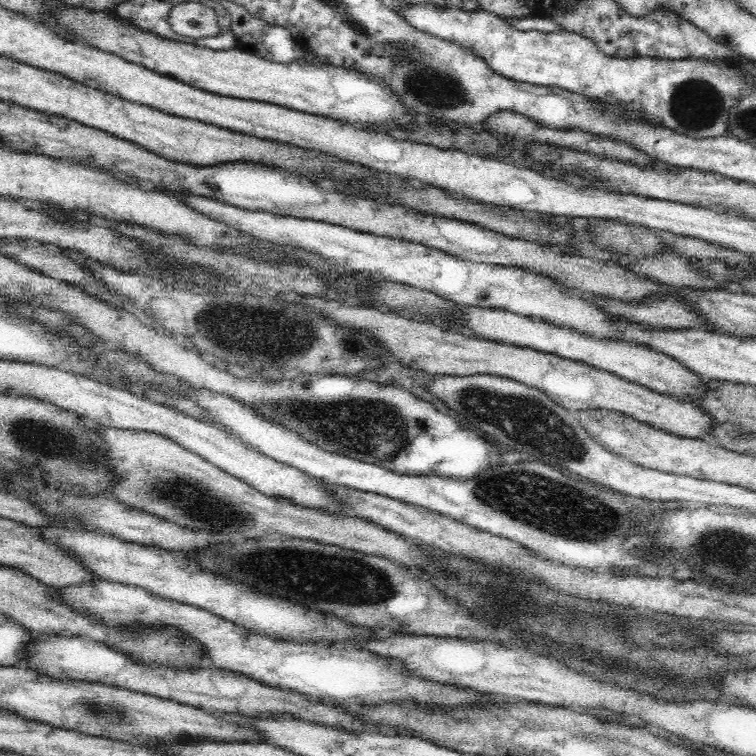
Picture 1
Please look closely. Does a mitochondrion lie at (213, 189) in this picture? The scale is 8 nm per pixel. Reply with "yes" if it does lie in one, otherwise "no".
no

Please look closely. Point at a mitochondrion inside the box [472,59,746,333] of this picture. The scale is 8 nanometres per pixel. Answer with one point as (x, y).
(696, 104)

